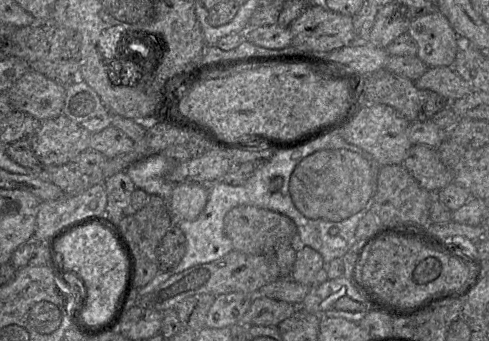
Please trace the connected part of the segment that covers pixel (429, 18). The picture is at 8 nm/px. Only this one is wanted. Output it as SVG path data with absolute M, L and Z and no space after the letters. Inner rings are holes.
M437 9L412 18L407 33L417 44L416 56L428 68L453 66L457 52L463 42L448 19Z

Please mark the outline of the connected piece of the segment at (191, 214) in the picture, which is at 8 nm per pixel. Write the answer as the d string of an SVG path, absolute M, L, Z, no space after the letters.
M183 182L175 186L169 210L174 223L195 220L208 201L207 186L197 182Z

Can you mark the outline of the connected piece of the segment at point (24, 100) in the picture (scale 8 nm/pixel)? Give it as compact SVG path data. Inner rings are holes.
M28 70L6 93L14 111L23 112L38 122L62 114L65 85Z

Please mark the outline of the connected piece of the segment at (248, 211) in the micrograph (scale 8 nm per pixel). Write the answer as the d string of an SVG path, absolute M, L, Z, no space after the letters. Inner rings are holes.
M236 206L227 212L223 225L226 235L232 241L234 250L247 254L259 255L273 252L278 243L294 243L297 241L297 226L291 218L261 207Z

